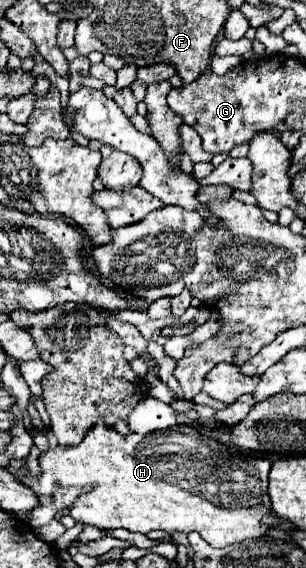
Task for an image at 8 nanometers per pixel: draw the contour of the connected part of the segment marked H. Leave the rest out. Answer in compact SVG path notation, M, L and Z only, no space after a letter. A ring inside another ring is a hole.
M180 415L172 429L124 437L100 421L84 435L80 445L50 447L38 457L40 475L18 475L18 481L38 497L54 495L62 487L90 487L76 497L70 515L74 521L100 529L196 531L212 547L262 537L268 525L262 525L260 519L272 513L266 493L272 463L216 441L206 427Z

